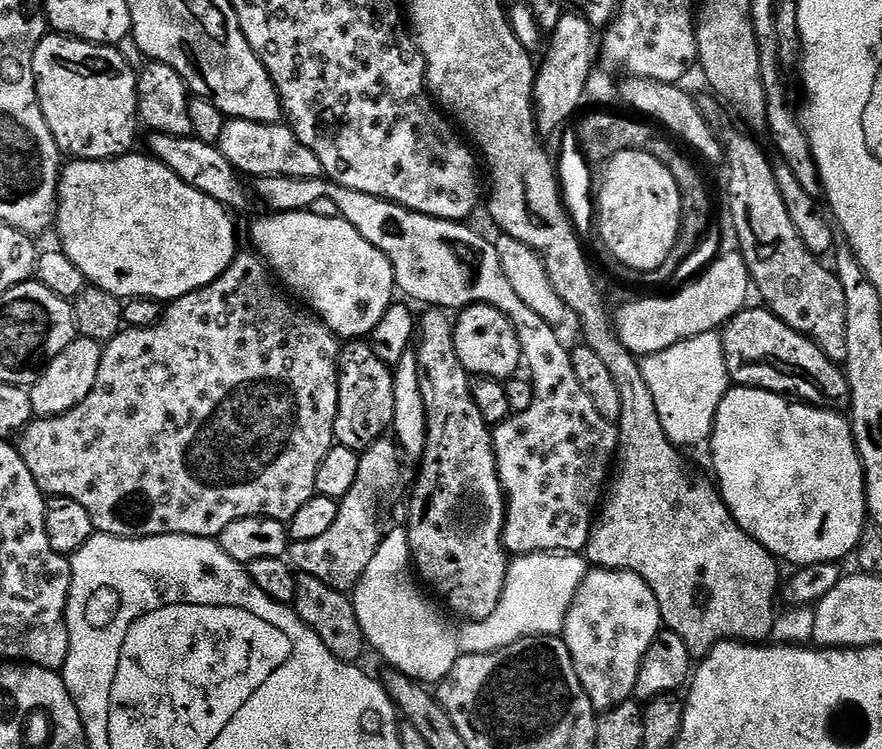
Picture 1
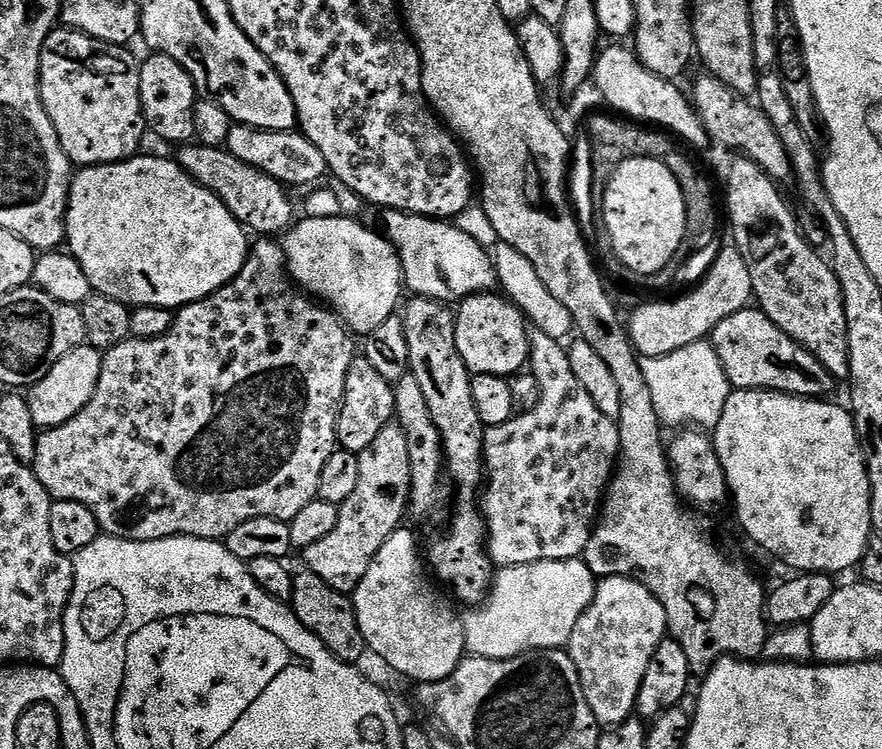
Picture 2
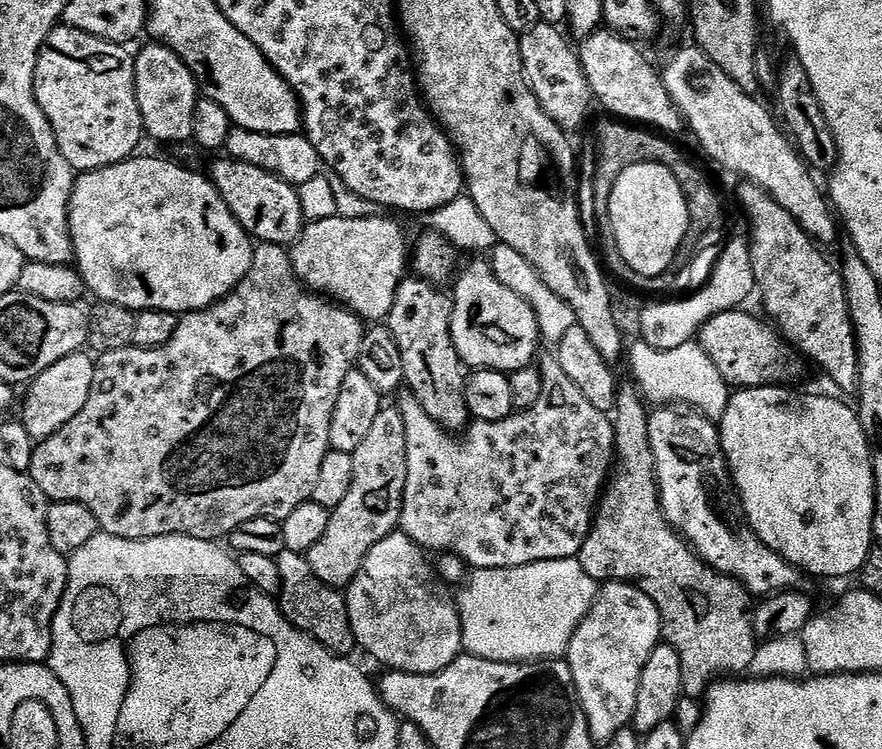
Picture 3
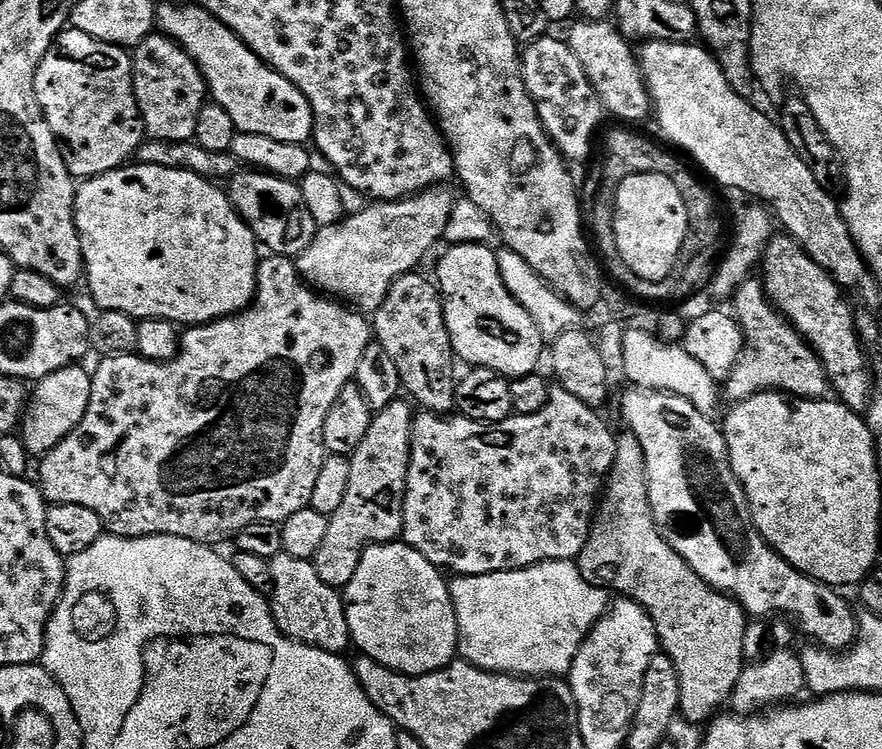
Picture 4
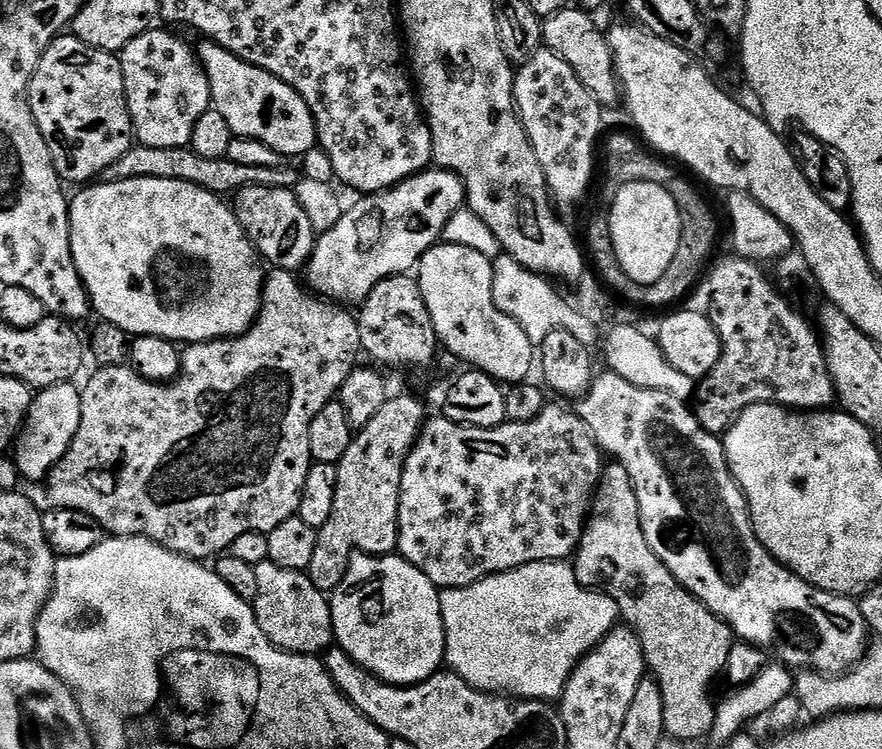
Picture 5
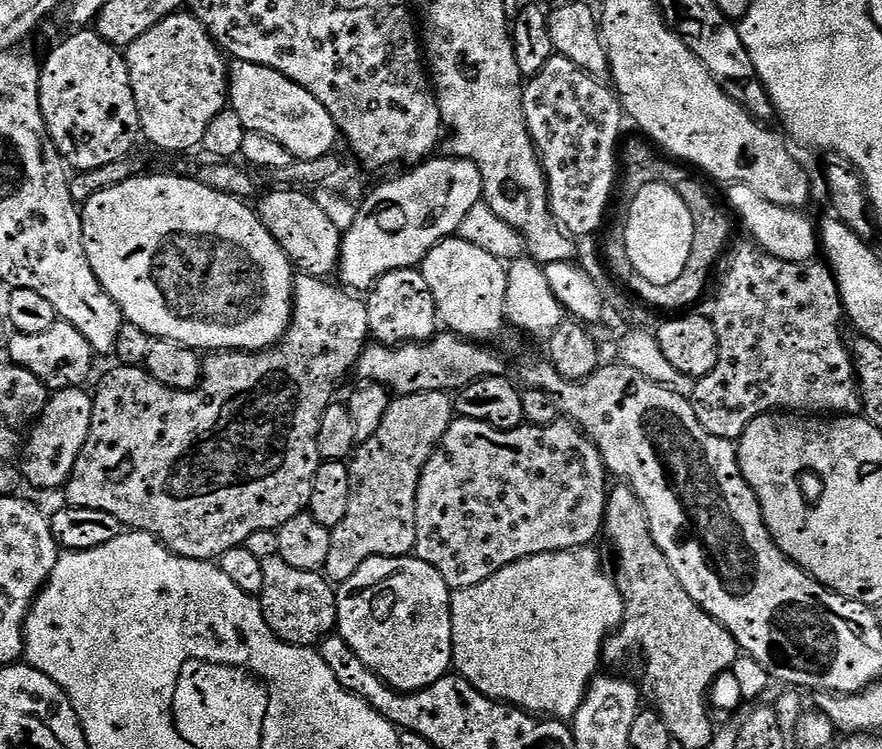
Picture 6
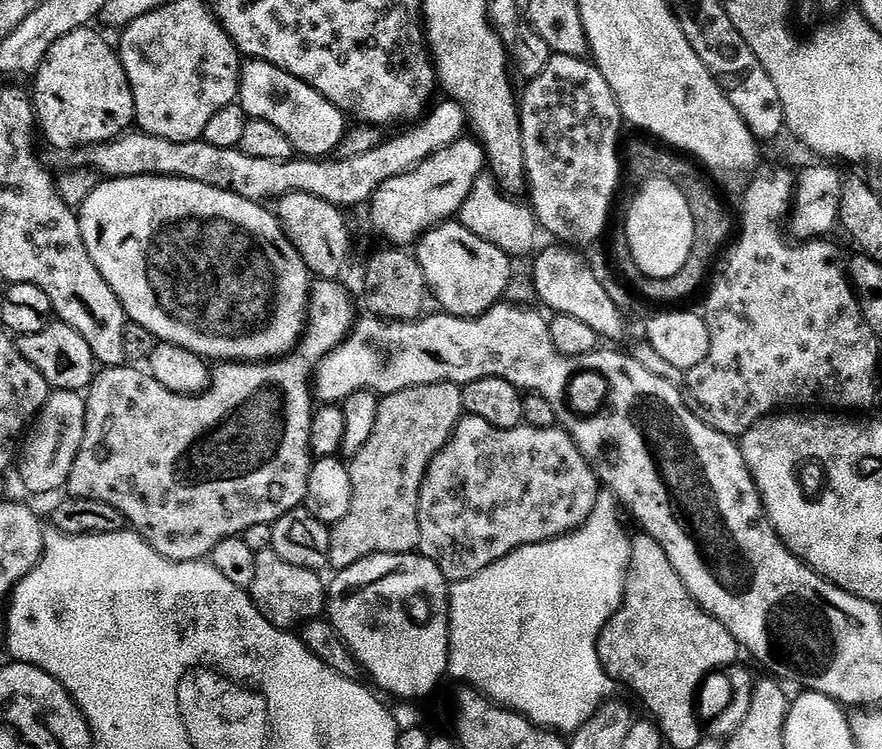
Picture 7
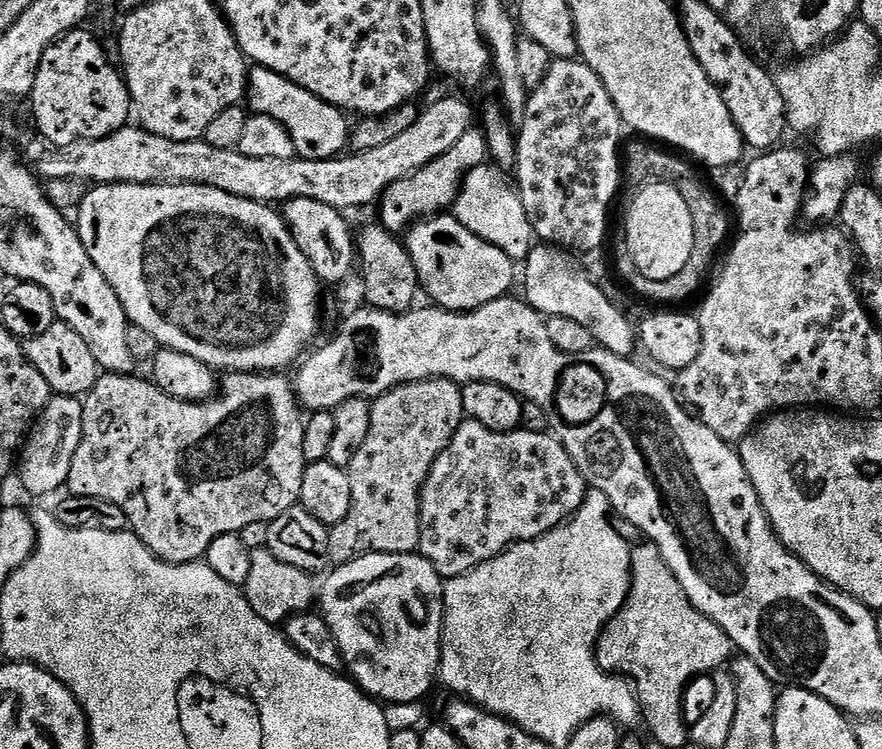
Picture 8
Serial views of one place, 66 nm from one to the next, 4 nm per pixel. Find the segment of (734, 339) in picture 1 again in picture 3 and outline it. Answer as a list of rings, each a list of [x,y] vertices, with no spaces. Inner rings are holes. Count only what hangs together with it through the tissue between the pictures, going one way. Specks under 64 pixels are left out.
[[[745,310],[719,312],[701,325],[698,343],[718,366],[722,378],[737,389],[788,386],[800,376],[801,357],[791,344],[782,339],[781,333],[771,323],[763,324]]]

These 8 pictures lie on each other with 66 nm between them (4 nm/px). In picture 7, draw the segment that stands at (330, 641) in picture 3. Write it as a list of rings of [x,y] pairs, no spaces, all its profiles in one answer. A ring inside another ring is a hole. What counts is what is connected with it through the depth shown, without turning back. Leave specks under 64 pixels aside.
[[[271,550],[257,551],[255,558],[250,595],[258,610],[275,628],[299,629],[325,611],[326,584],[320,581],[321,573],[311,572],[302,566],[290,566],[290,562],[282,562],[282,558],[278,558],[278,554]]]

